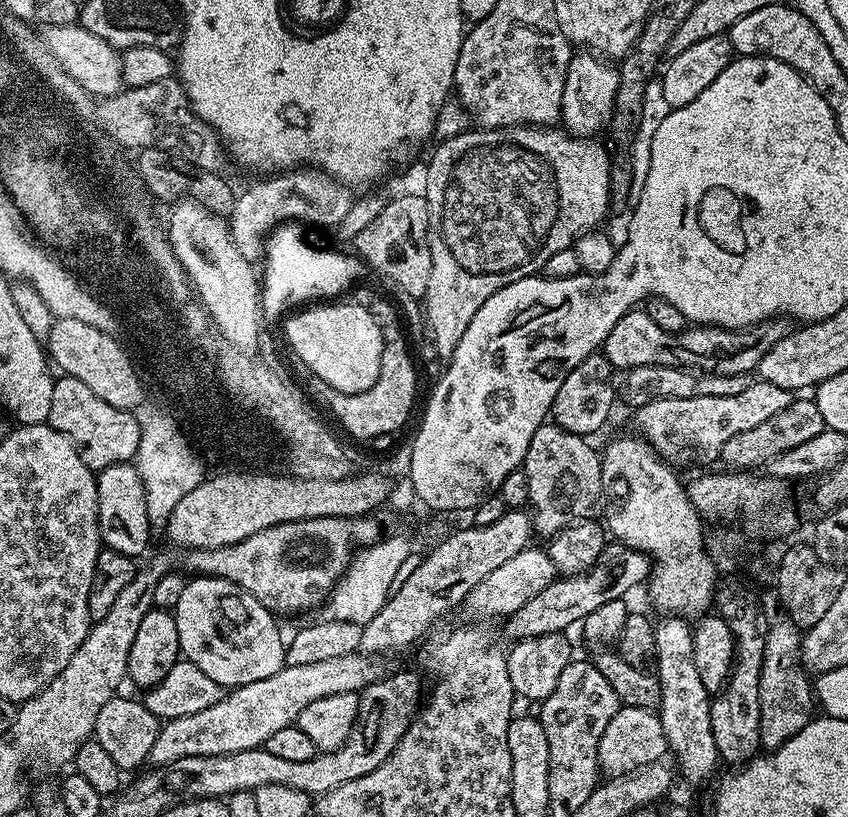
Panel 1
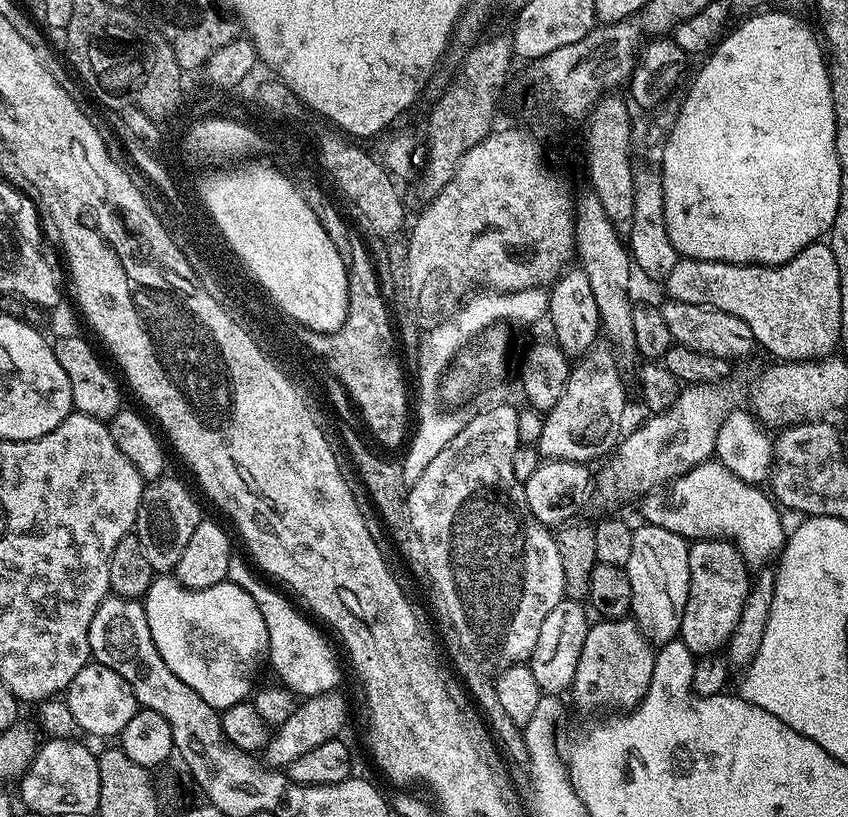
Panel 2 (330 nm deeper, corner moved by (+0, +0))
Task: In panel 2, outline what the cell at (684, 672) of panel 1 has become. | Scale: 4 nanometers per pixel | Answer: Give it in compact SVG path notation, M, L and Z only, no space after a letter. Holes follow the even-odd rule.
M647 522L641 525L634 531L634 547L630 550L630 562L626 566L632 591L630 616L649 644L659 646L677 639L680 634L686 598L690 594L690 544L684 537L662 530L662 526Z

